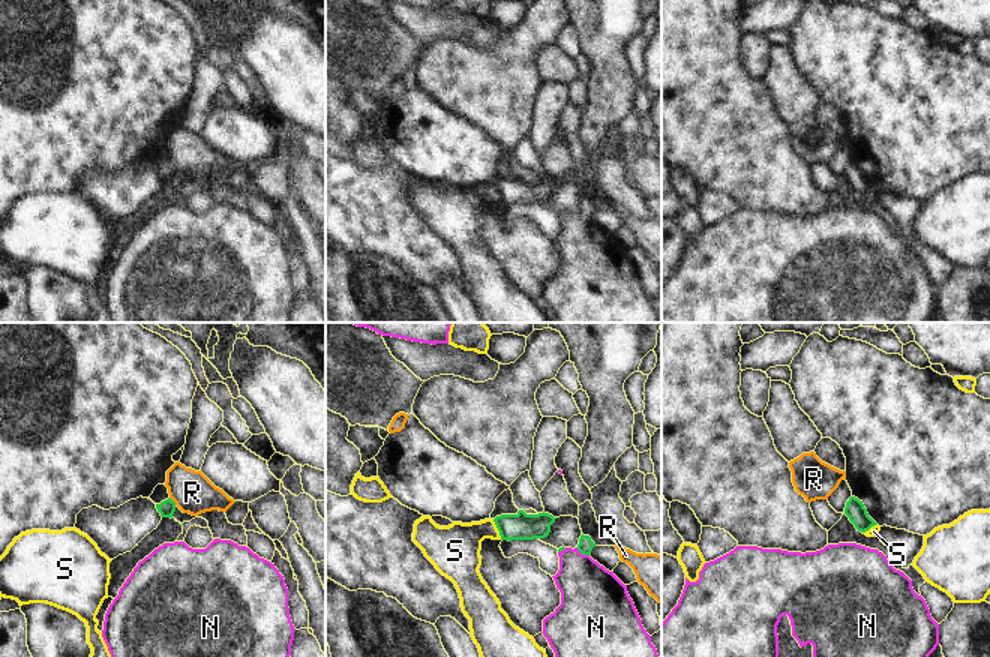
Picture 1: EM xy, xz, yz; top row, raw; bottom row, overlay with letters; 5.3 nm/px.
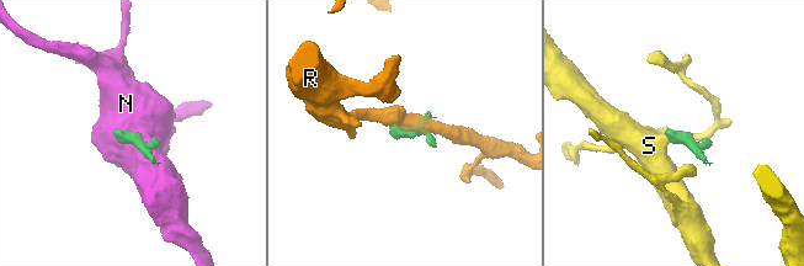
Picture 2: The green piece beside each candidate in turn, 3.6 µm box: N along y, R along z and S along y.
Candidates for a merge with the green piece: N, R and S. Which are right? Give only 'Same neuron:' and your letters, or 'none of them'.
Same neuron: none of them

